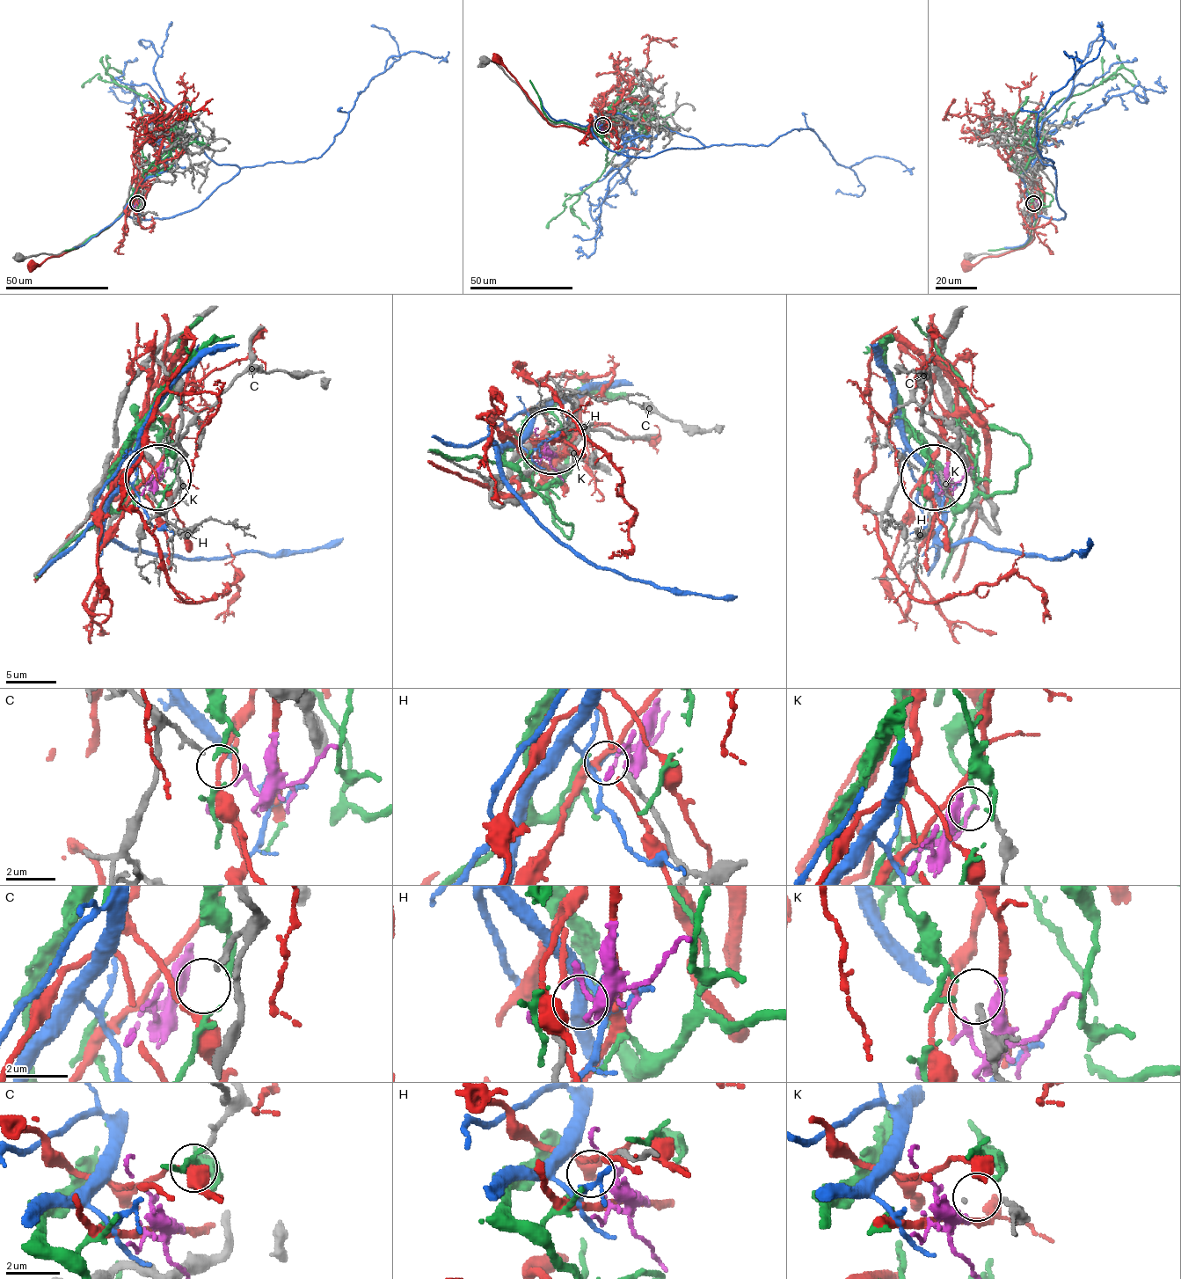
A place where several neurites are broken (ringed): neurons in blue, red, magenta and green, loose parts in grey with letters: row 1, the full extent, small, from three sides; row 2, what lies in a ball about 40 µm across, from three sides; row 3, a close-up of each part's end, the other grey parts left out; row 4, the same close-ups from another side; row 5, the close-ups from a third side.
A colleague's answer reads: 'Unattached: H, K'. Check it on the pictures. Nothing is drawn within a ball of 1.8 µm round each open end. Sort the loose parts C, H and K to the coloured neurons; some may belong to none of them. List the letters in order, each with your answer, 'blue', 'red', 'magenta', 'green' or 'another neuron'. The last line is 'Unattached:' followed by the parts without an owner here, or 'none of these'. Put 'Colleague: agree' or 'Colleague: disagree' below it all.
C: another neuron
H: green
K: another neuron
Unattached: C, K
Colleague: disagree

